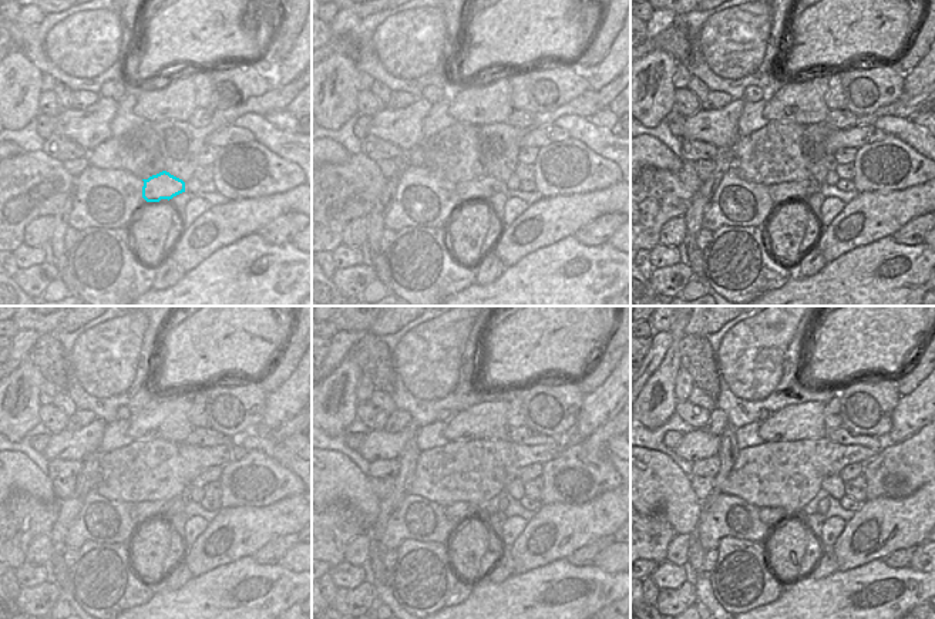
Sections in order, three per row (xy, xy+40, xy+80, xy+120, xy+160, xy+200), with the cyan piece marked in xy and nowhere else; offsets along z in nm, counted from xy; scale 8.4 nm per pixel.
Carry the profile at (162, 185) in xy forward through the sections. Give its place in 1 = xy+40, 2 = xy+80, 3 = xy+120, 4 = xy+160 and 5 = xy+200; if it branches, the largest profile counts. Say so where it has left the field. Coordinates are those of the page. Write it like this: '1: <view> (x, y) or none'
1: xy+40 (483, 187)
2: xy+80 (797, 189)
3: xy+120 (143, 511)
4: xy+160 (457, 512)
5: xy+200 (770, 515)

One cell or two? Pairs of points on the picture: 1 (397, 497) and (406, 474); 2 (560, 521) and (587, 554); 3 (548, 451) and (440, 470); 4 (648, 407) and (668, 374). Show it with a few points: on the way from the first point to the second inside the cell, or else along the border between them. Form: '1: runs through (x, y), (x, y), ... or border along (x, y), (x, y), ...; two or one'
1: runs through (400, 491), (403, 480); one
2: border along (612, 534), (589, 541), (567, 558); two
3: runs through (521, 456), (493, 463), (481, 470), (467, 470); one
4: runs through (656, 399), (656, 383), (659, 382); one

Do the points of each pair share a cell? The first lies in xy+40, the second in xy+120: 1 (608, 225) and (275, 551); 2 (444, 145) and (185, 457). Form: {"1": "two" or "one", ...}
{"1": "one", "2": "one"}

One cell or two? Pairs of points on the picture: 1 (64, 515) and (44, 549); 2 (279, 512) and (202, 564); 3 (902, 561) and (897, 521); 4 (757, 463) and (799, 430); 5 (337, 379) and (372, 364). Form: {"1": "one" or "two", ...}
{"1": "two", "2": "one", "3": "two", "4": "two", "5": "two"}

